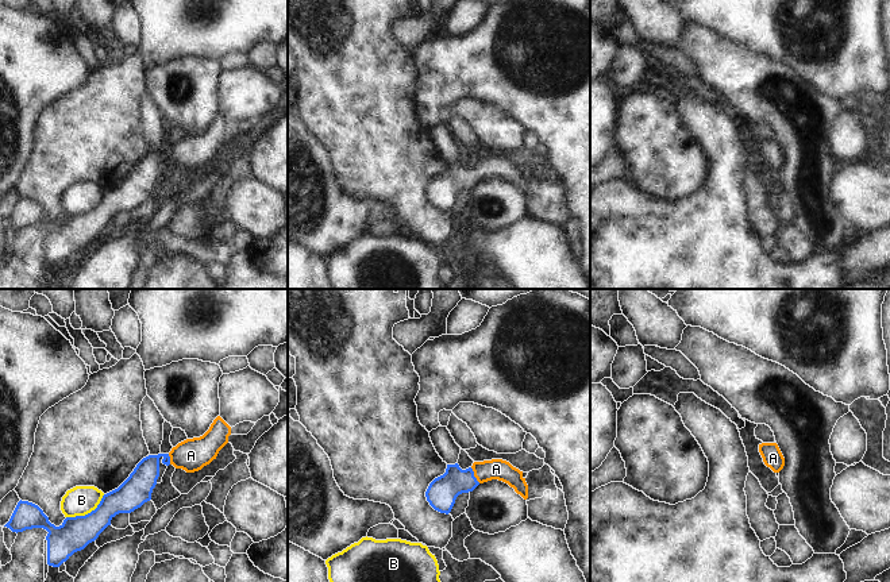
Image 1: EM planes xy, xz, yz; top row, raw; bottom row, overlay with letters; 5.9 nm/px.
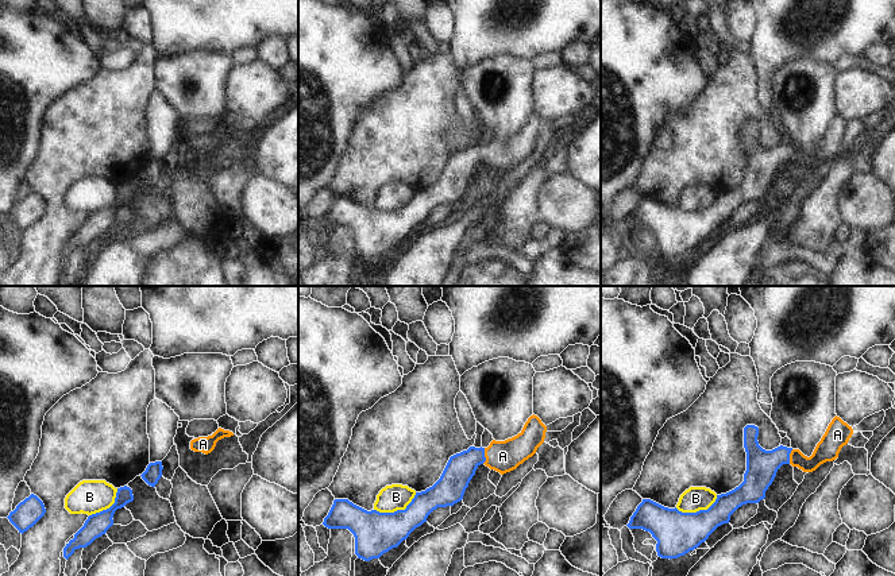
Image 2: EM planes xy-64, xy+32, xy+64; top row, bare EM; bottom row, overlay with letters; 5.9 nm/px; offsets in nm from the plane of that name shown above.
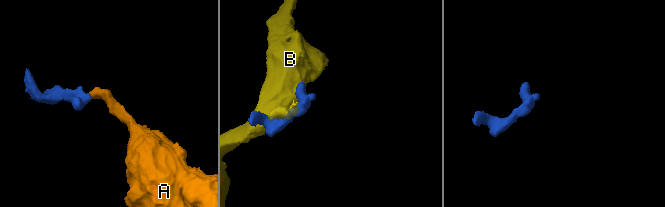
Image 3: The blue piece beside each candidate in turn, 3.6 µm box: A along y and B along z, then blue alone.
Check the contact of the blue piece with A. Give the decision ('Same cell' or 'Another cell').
Same cell

